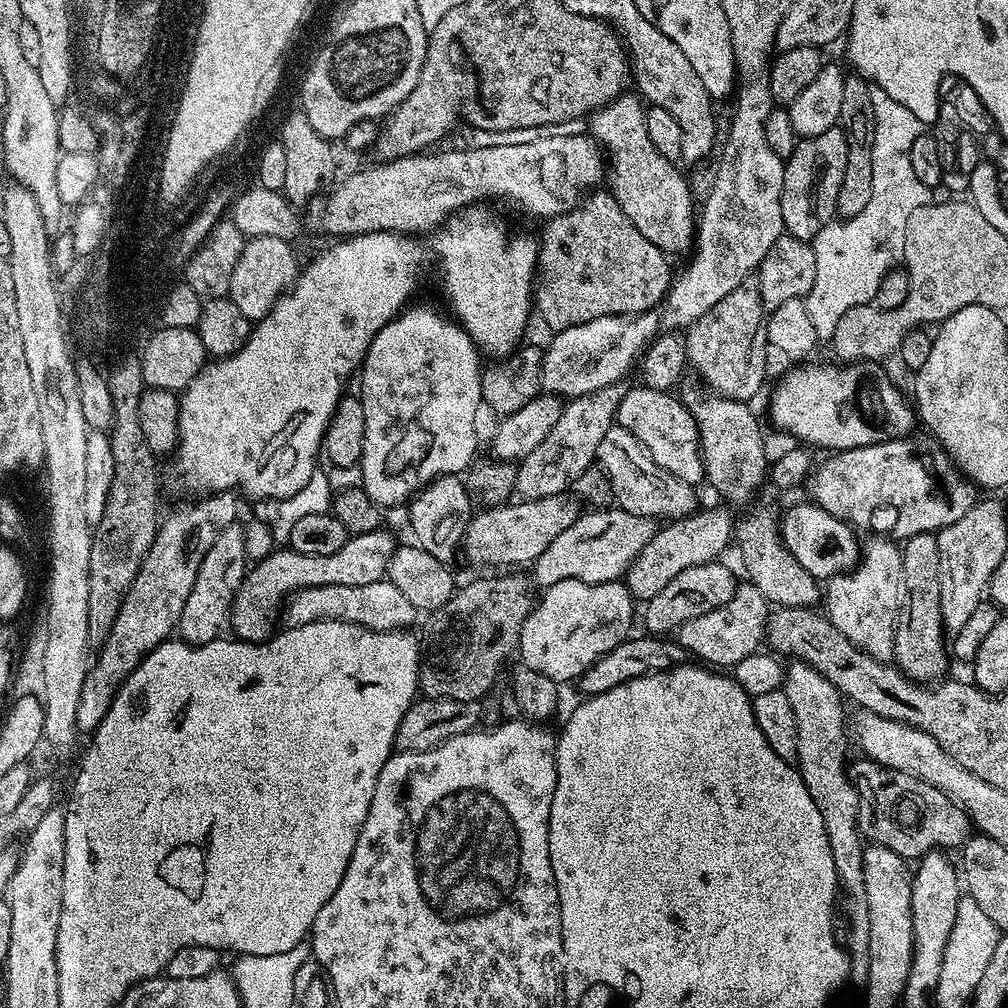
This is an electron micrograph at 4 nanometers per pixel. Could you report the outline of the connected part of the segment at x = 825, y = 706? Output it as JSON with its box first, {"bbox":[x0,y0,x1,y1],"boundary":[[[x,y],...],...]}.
{"bbox":[782,660,870,986],"boundary":[[[792,660],[787,665],[782,690],[786,698],[790,698],[790,706],[794,706],[794,722],[798,722],[798,754],[795,763],[806,790],[810,790],[810,798],[814,798],[814,806],[818,806],[818,814],[822,814],[822,826],[826,826],[830,855],[834,858],[838,892],[842,897],[842,908],[844,904],[844,916],[848,919],[846,951],[850,965],[850,980],[851,983],[860,986],[868,978],[870,910],[866,906],[866,844],[858,826],[858,794],[852,781],[848,779],[846,767],[850,740],[846,735],[846,716],[844,720],[845,701],[827,678],[818,674],[814,666],[801,660]]]}

